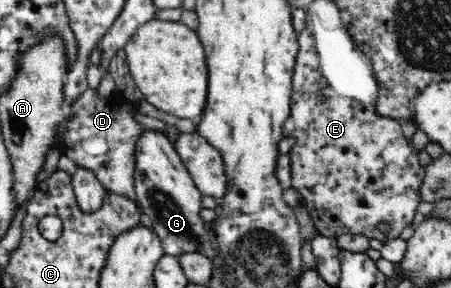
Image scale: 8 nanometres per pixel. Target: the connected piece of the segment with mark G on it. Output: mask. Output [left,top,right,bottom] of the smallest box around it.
[135,129,216,259]

